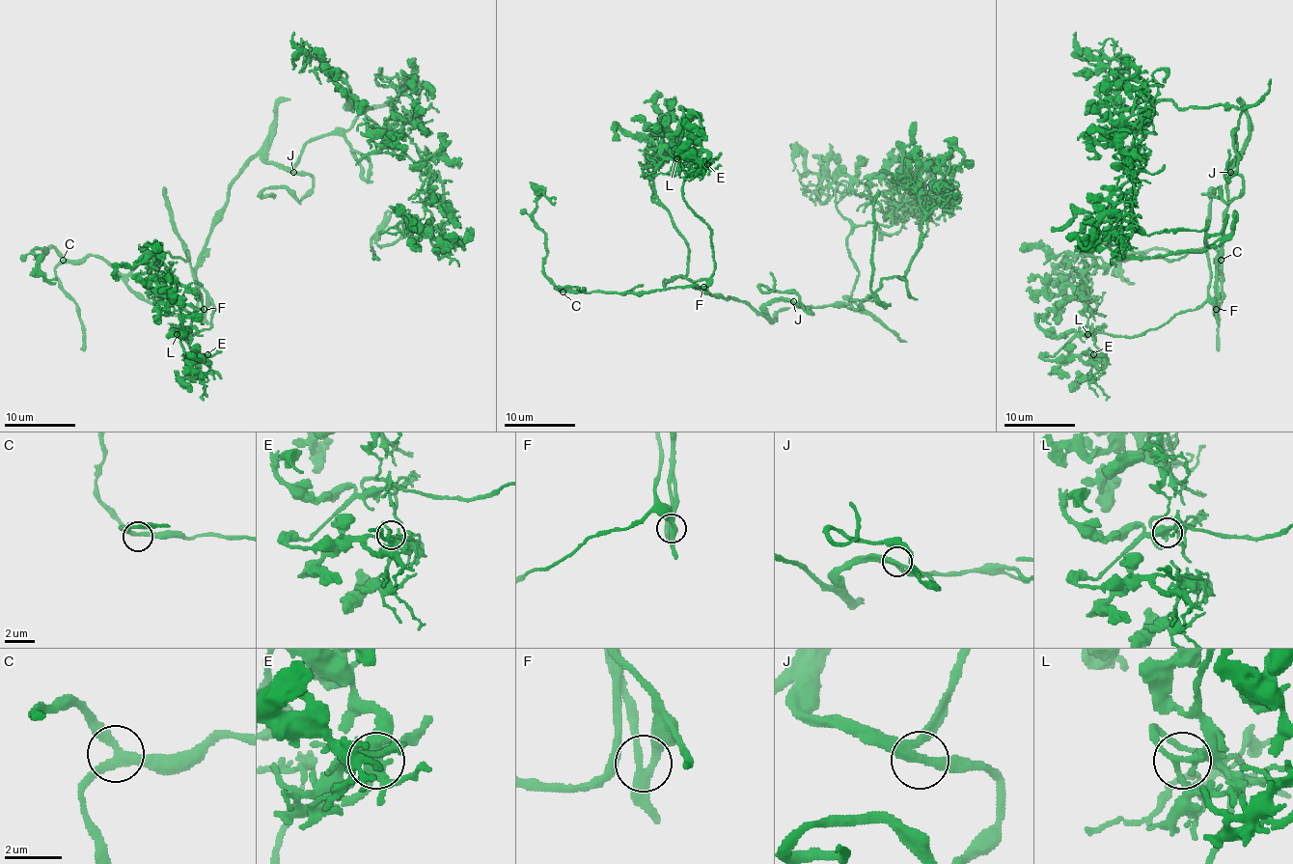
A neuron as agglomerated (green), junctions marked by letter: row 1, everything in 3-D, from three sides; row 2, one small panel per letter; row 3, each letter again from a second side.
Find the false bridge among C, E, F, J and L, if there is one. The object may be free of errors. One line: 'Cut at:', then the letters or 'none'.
Cut at: none

